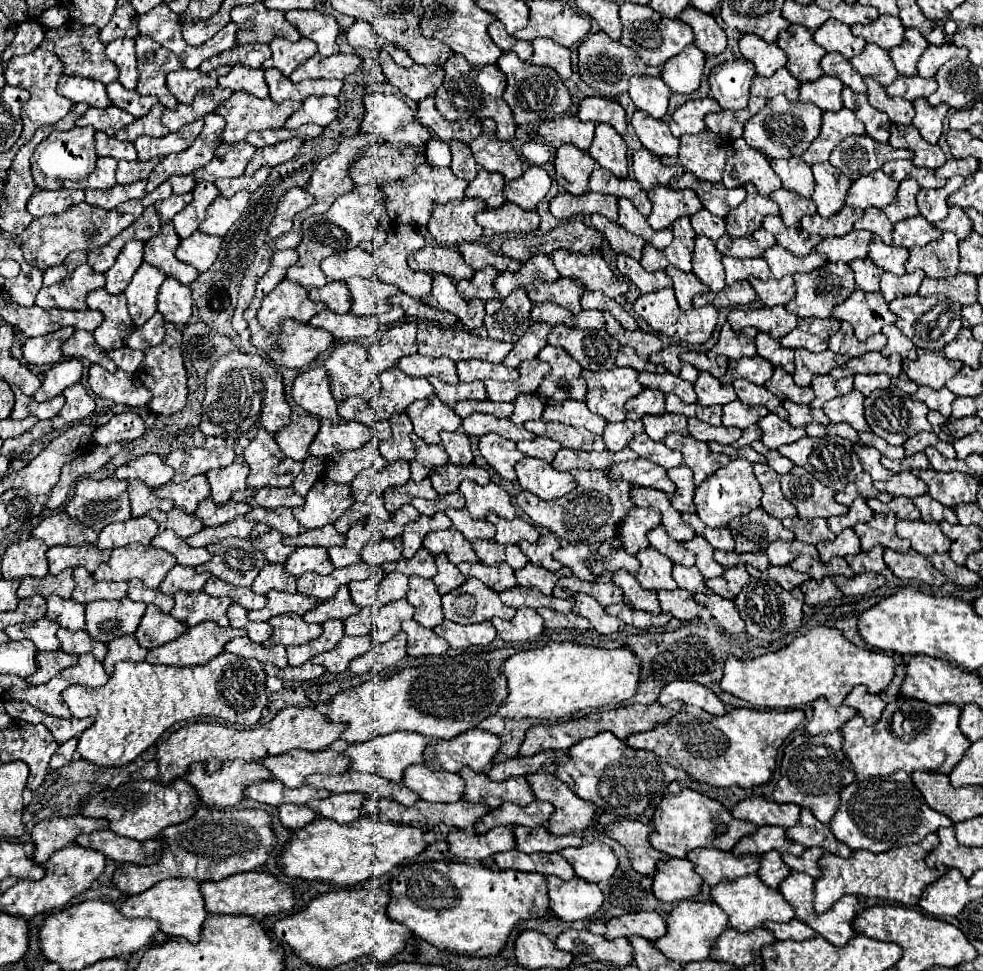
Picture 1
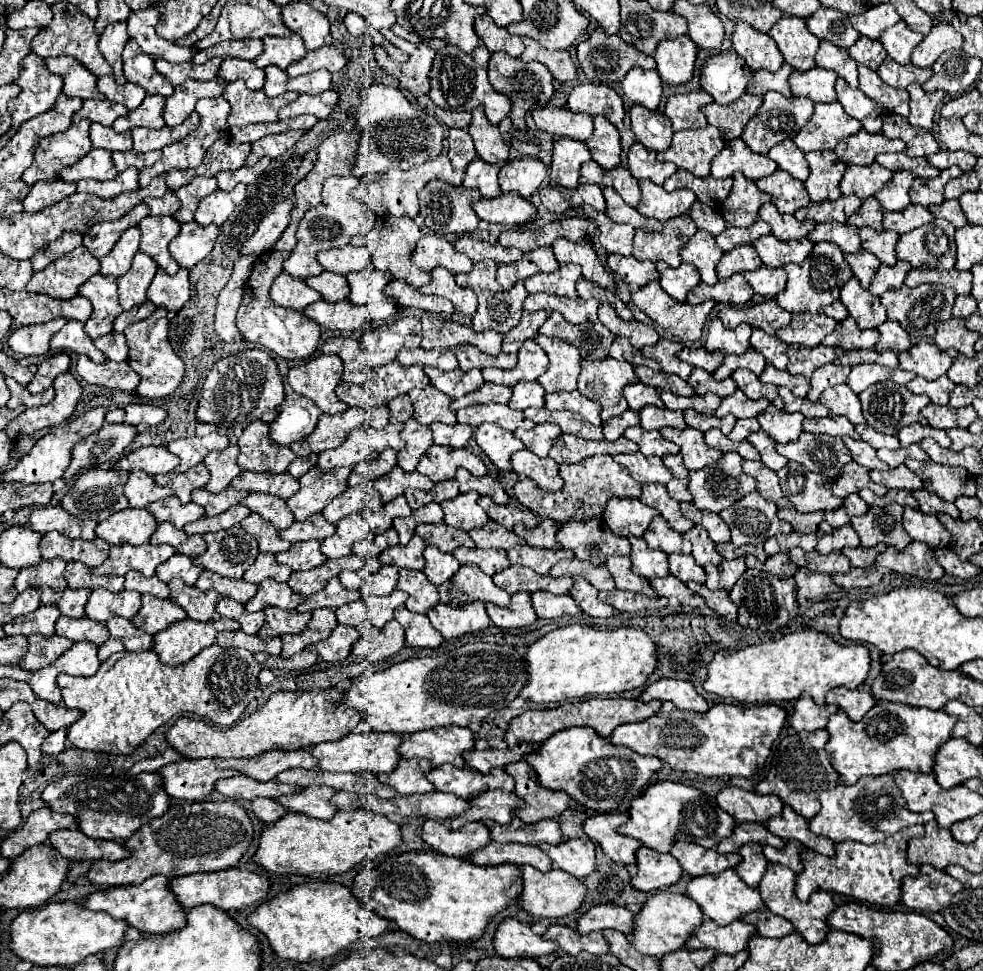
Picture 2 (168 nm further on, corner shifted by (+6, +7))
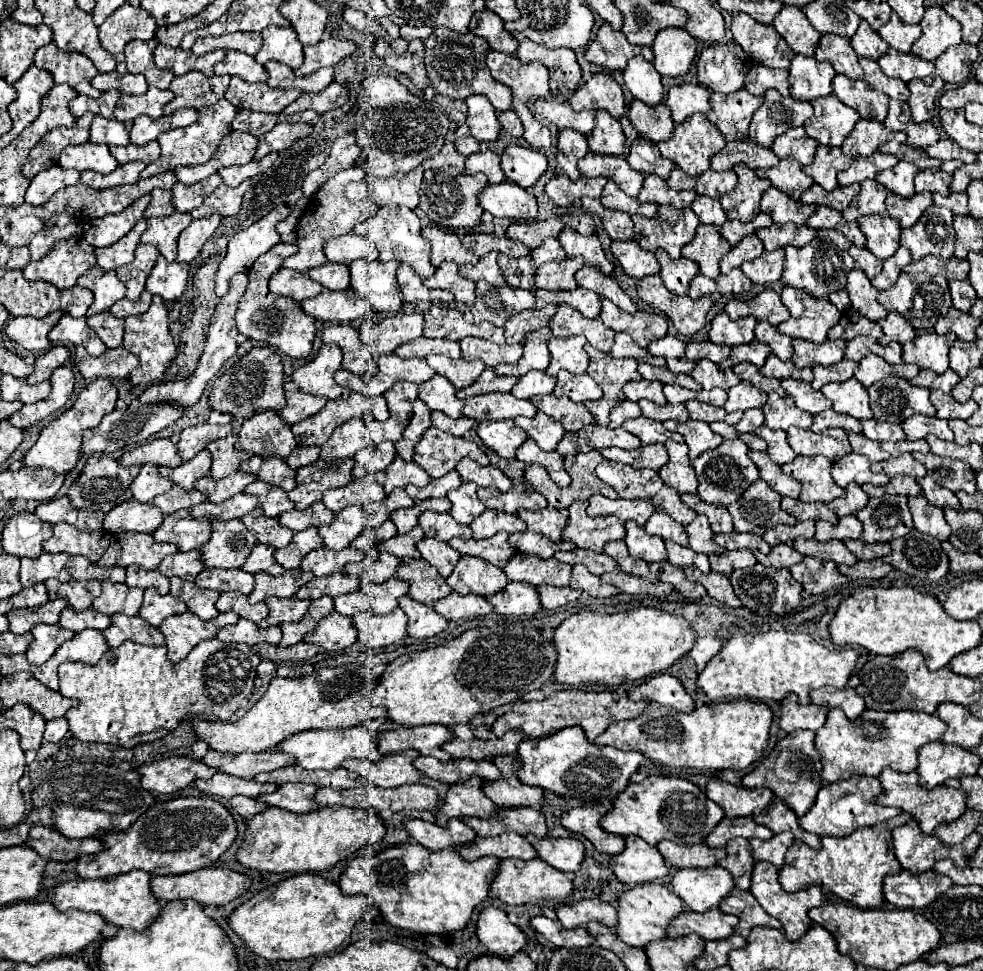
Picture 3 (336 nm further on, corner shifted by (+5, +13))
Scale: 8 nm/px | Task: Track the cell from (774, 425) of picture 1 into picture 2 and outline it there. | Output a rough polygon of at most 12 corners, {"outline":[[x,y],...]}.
{"outline":[[773,404],[757,416],[777,442],[795,442],[805,416]]}

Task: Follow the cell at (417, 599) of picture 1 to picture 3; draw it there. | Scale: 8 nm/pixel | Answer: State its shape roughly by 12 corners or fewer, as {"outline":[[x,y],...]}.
{"outline":[[422,558],[402,560],[396,578],[428,606],[452,592]]}

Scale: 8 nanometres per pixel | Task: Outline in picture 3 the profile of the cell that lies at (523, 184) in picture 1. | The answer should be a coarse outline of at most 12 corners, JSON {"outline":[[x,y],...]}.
{"outline":[[508,146],[502,170],[508,180],[530,188],[546,170],[546,156]]}

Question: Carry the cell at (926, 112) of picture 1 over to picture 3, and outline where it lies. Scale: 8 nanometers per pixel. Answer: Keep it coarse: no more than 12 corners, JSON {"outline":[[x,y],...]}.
{"outline":[[908,82],[914,122],[930,122],[944,82]]}

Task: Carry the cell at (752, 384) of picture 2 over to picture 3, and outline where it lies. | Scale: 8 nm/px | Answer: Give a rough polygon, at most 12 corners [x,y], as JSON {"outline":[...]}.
{"outline":[[740,362],[734,372],[758,390],[772,392],[774,380],[764,378],[754,364]]}

